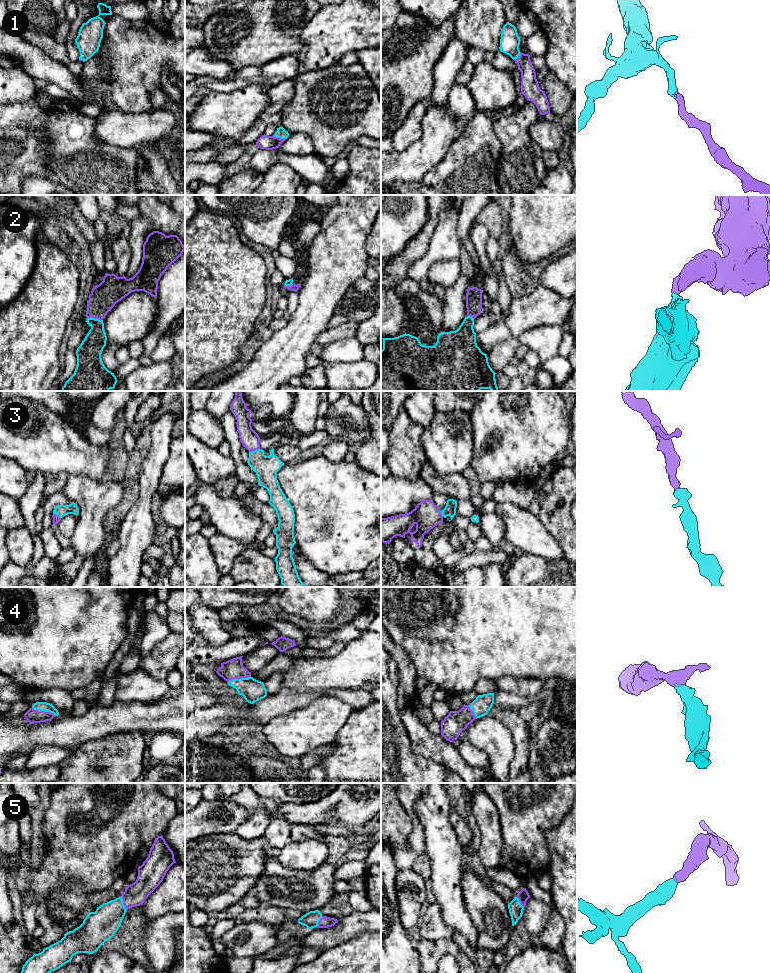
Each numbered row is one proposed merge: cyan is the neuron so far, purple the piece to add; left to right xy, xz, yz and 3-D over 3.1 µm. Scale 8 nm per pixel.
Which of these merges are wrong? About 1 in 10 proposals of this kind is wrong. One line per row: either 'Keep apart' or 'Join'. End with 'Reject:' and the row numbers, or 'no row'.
1: Join
2: Join
3: Join
4: Join
5: Join
Reject: no row

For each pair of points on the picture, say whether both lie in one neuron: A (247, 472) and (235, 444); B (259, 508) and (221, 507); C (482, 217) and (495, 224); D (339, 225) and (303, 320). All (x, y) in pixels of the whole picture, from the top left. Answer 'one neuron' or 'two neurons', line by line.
A: one neuron
B: two neurons
C: one neuron
D: one neuron

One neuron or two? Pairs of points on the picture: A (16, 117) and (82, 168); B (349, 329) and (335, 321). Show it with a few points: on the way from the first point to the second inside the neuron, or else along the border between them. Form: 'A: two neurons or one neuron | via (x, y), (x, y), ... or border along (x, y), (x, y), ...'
A: one neuron | via (34, 117), (38, 117), (71, 150)
B: two neurons | border along (348, 320), (327, 329)

